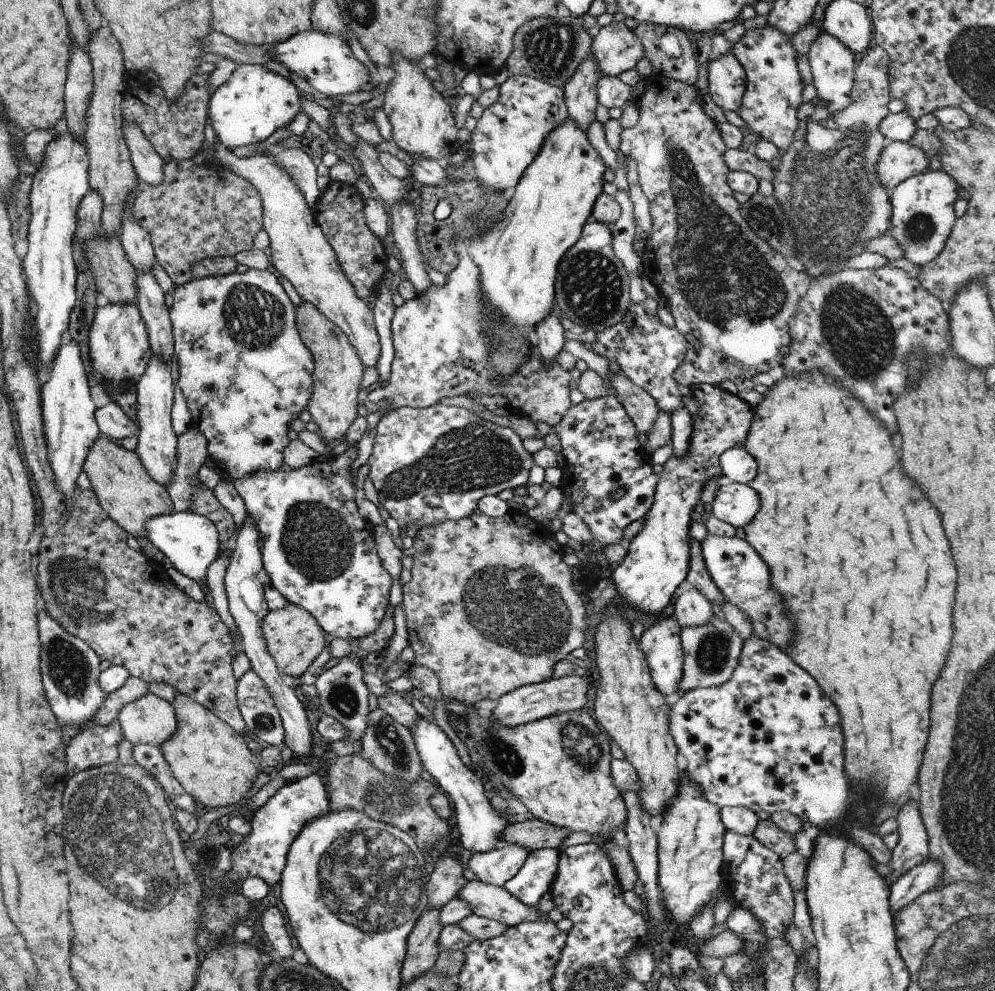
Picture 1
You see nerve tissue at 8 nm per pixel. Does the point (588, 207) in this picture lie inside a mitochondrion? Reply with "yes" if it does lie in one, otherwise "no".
no

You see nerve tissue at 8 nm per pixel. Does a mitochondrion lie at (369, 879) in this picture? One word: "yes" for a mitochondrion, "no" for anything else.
yes

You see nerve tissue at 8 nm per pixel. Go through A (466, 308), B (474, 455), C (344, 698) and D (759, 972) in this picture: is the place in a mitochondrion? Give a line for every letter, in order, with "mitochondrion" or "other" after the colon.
A: mitochondrion
B: mitochondrion
C: mitochondrion
D: other

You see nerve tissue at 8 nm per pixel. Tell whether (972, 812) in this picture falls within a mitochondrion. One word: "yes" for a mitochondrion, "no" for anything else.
yes

